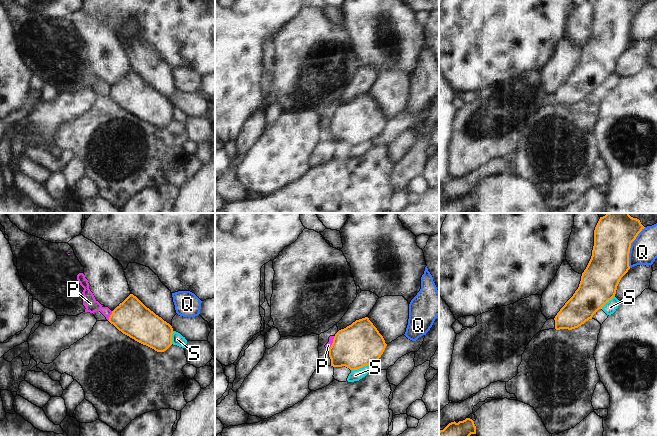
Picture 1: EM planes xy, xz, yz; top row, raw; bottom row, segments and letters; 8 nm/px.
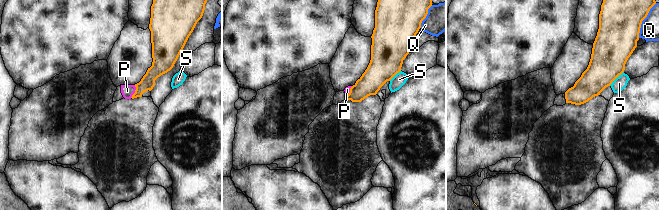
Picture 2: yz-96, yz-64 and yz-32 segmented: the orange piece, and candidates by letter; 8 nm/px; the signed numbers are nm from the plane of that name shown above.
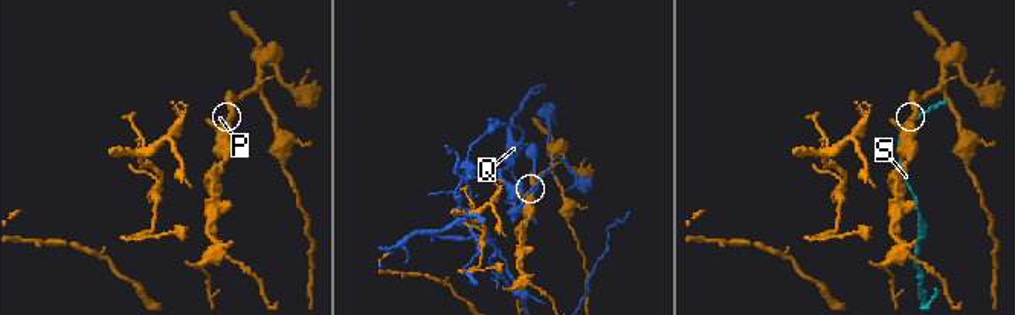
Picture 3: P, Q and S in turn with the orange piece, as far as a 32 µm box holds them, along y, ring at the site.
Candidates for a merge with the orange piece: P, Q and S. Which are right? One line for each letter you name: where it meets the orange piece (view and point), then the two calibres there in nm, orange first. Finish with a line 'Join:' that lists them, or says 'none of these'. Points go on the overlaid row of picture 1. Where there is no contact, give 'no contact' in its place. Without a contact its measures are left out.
Join: none of these

